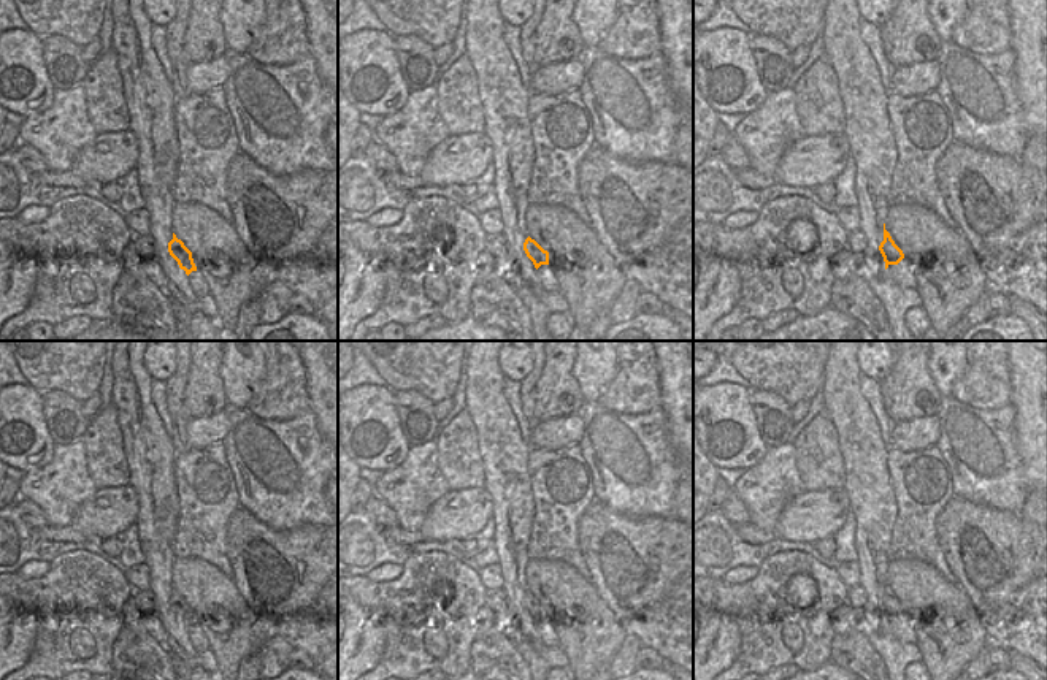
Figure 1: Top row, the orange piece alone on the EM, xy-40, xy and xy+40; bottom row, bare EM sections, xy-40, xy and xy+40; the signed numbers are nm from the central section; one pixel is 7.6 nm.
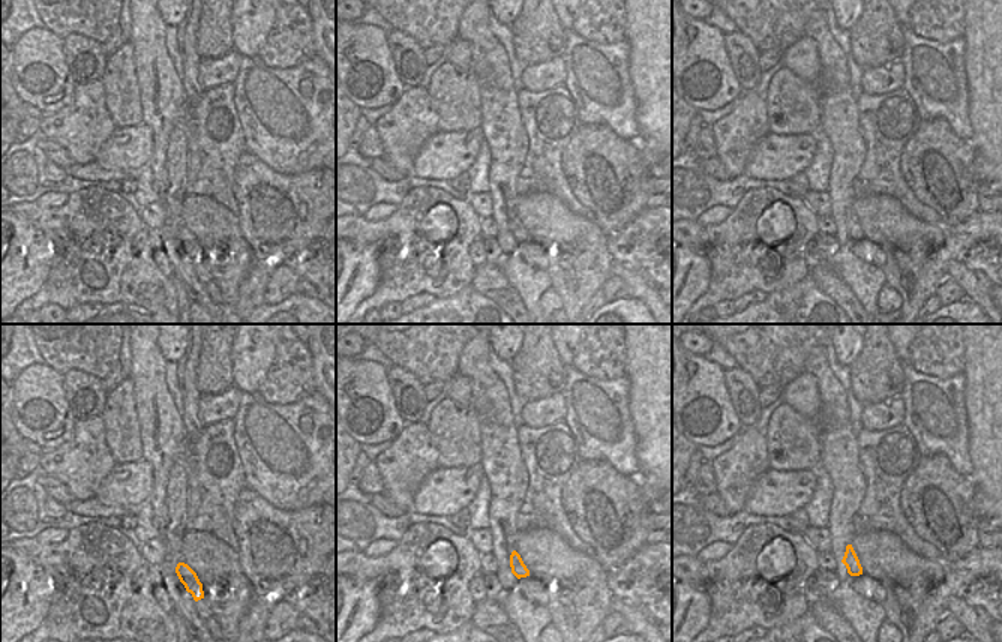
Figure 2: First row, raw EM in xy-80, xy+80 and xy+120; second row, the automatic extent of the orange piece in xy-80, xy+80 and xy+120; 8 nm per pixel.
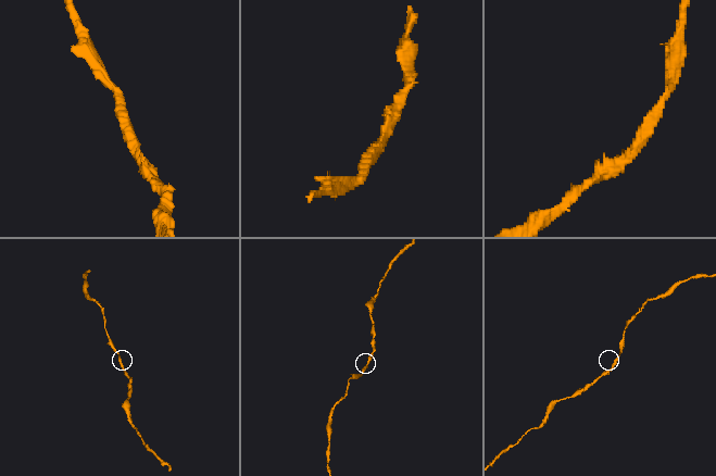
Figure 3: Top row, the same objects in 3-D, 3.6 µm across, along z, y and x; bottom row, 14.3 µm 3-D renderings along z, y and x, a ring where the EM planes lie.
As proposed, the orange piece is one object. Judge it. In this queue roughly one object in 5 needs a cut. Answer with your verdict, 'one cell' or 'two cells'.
one cell

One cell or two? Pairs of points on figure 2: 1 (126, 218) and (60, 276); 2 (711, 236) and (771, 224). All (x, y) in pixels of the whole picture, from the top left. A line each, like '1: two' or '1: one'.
1: one
2: one

